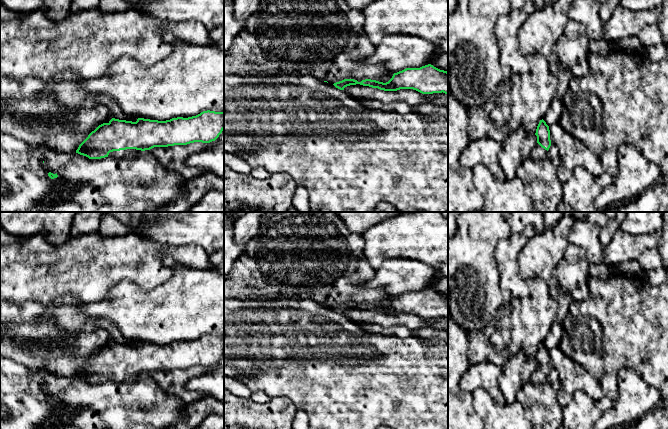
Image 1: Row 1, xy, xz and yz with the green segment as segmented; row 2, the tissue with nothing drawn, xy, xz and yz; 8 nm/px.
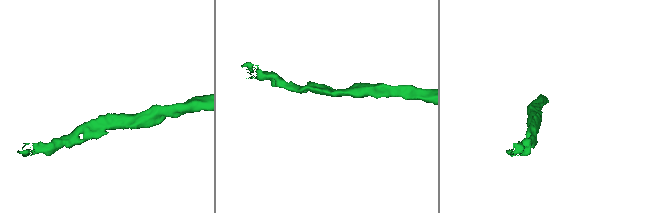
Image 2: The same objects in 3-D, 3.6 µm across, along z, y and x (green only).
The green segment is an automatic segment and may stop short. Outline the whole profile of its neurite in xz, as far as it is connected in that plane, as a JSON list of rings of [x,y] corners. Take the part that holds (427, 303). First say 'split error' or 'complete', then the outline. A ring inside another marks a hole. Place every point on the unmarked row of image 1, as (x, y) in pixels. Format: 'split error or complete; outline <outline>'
complete; outline [[[428,288],[420,292],[406,292],[394,297],[392,302],[386,307],[371,303],[365,303],[361,306],[354,303],[344,303],[333,309],[340,314],[344,314],[345,311],[356,308],[384,315],[413,313],[422,318],[442,316],[448,318],[448,296]]]

